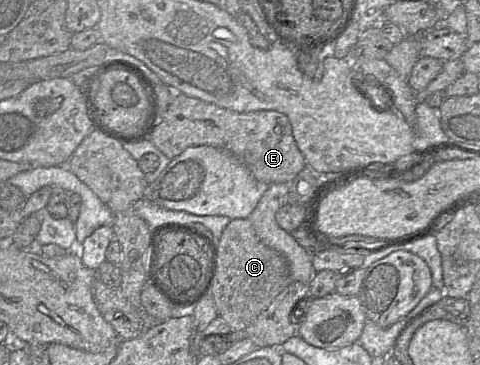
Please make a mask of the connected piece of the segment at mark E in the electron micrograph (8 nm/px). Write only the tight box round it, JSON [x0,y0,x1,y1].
[149,93,306,185]

